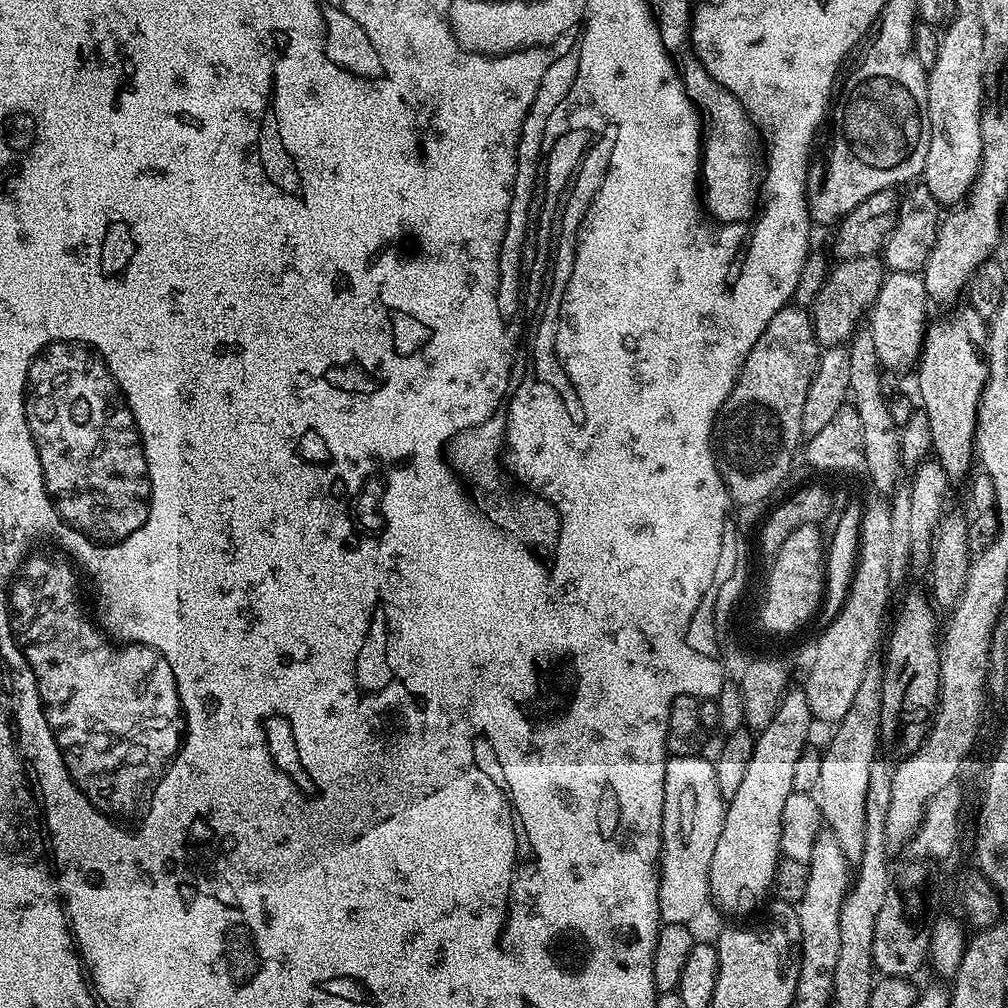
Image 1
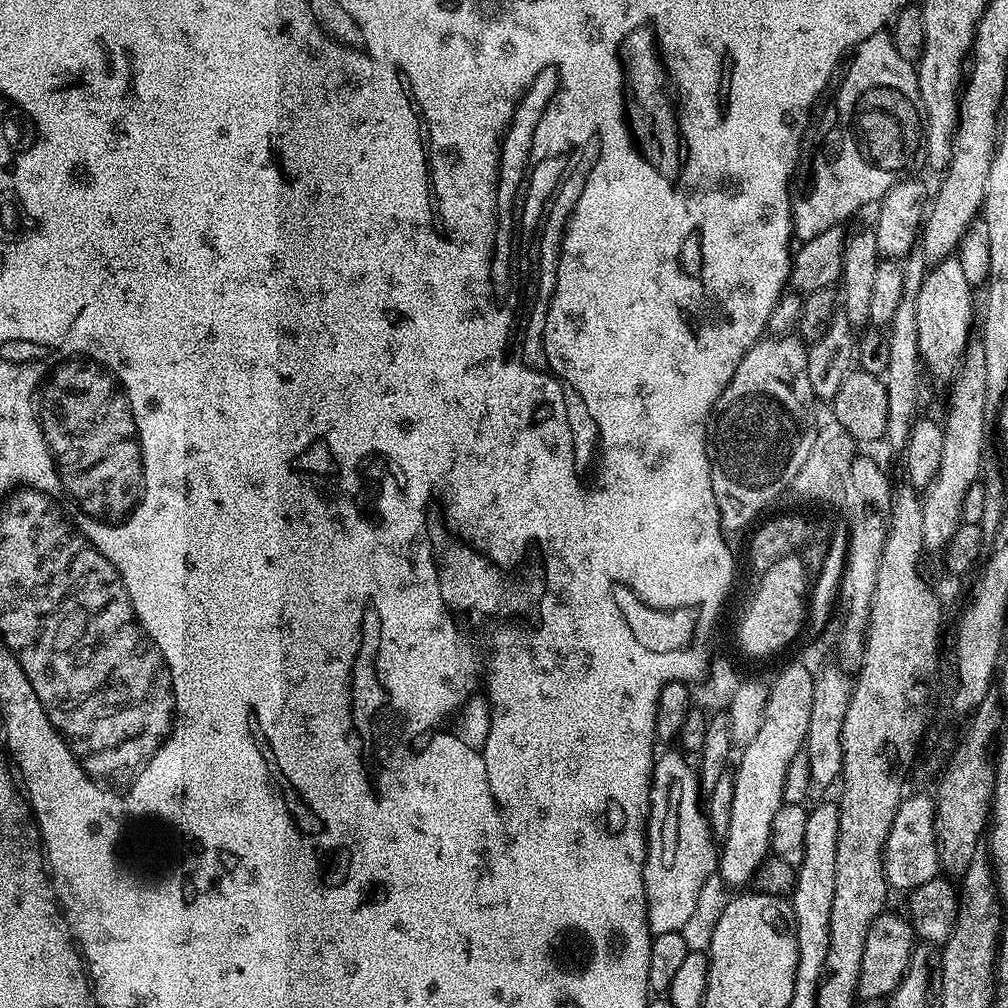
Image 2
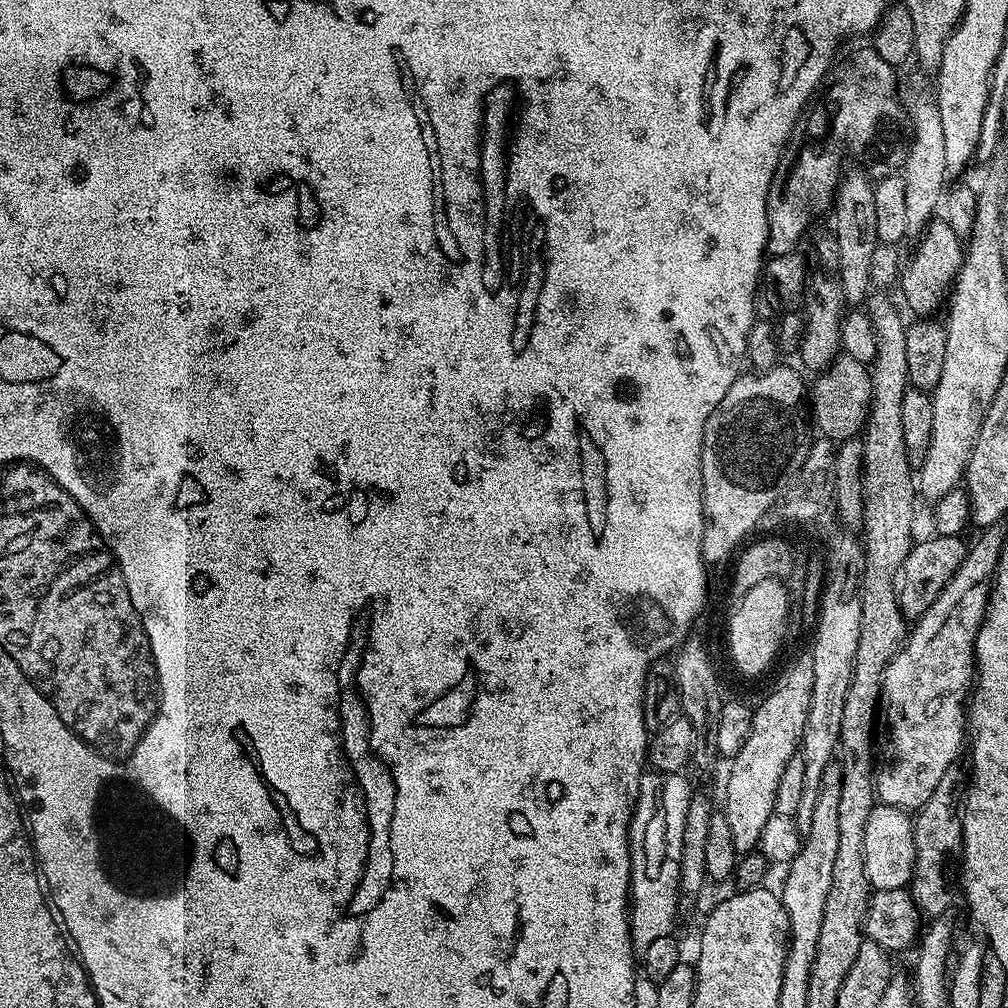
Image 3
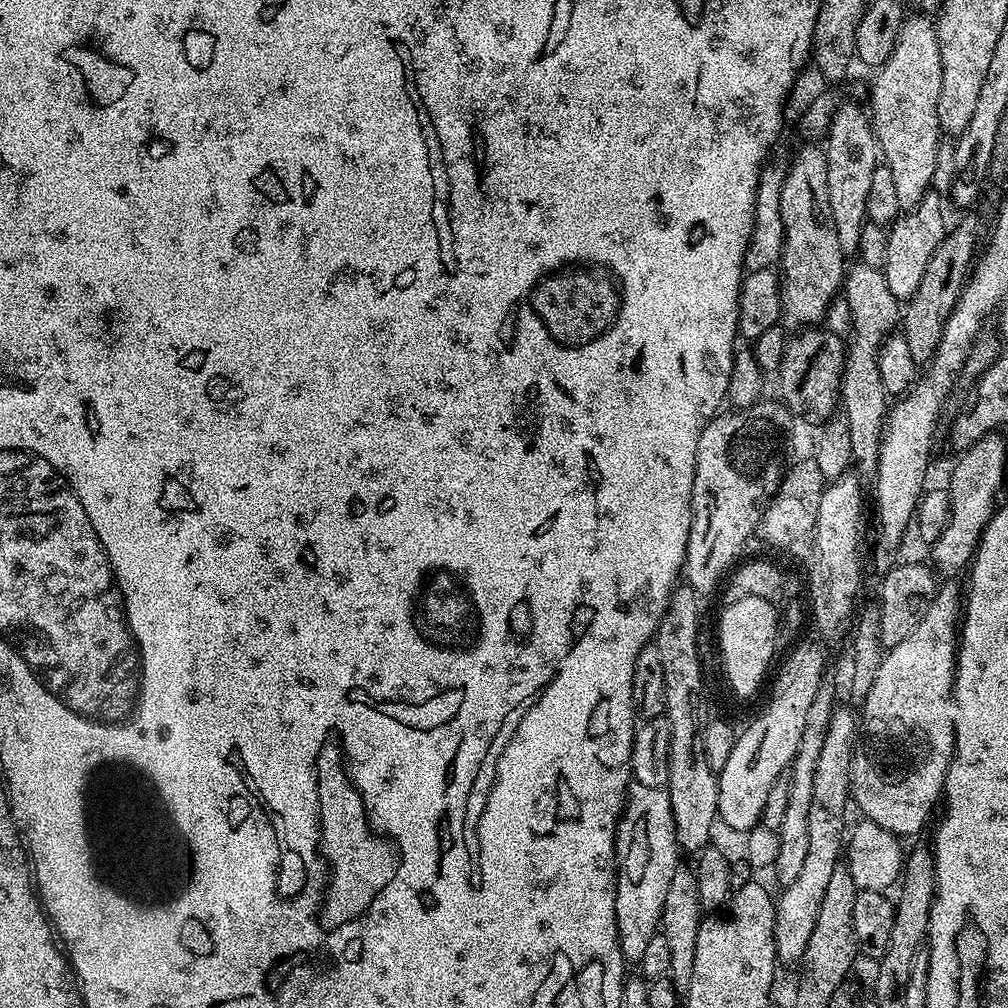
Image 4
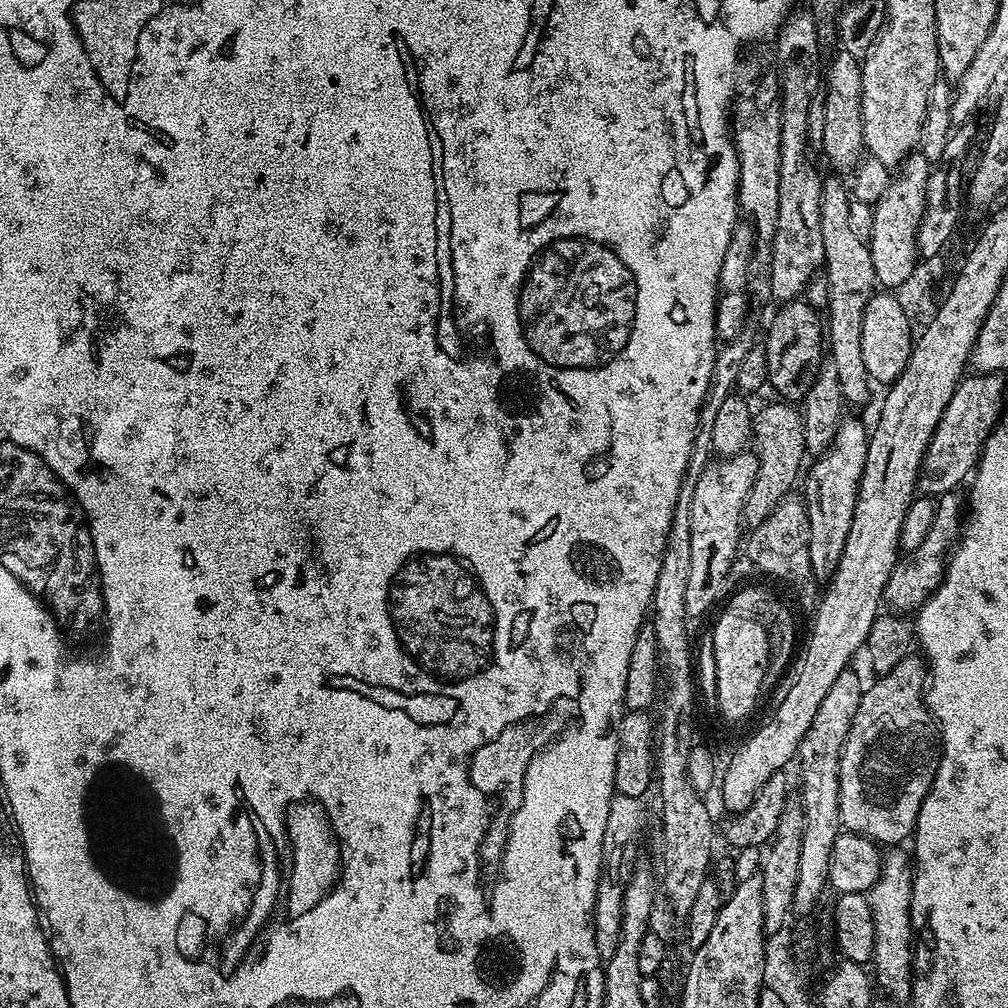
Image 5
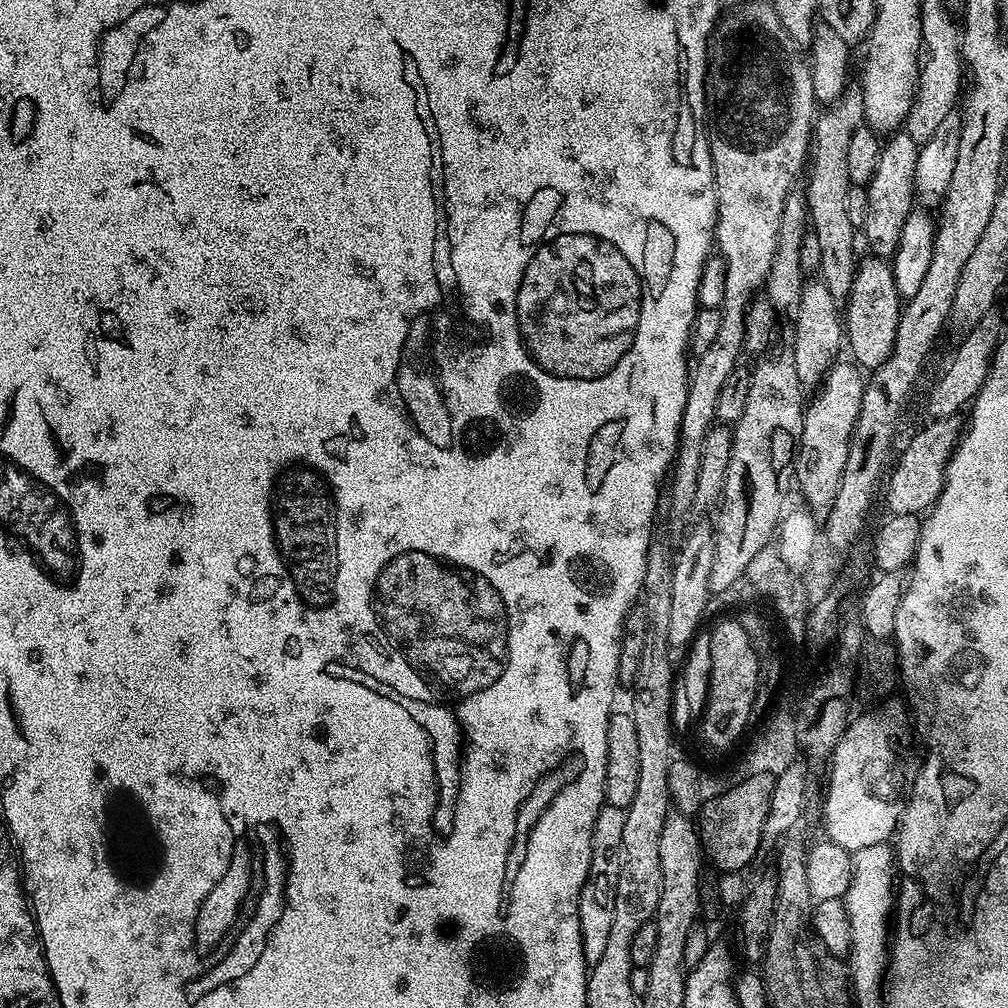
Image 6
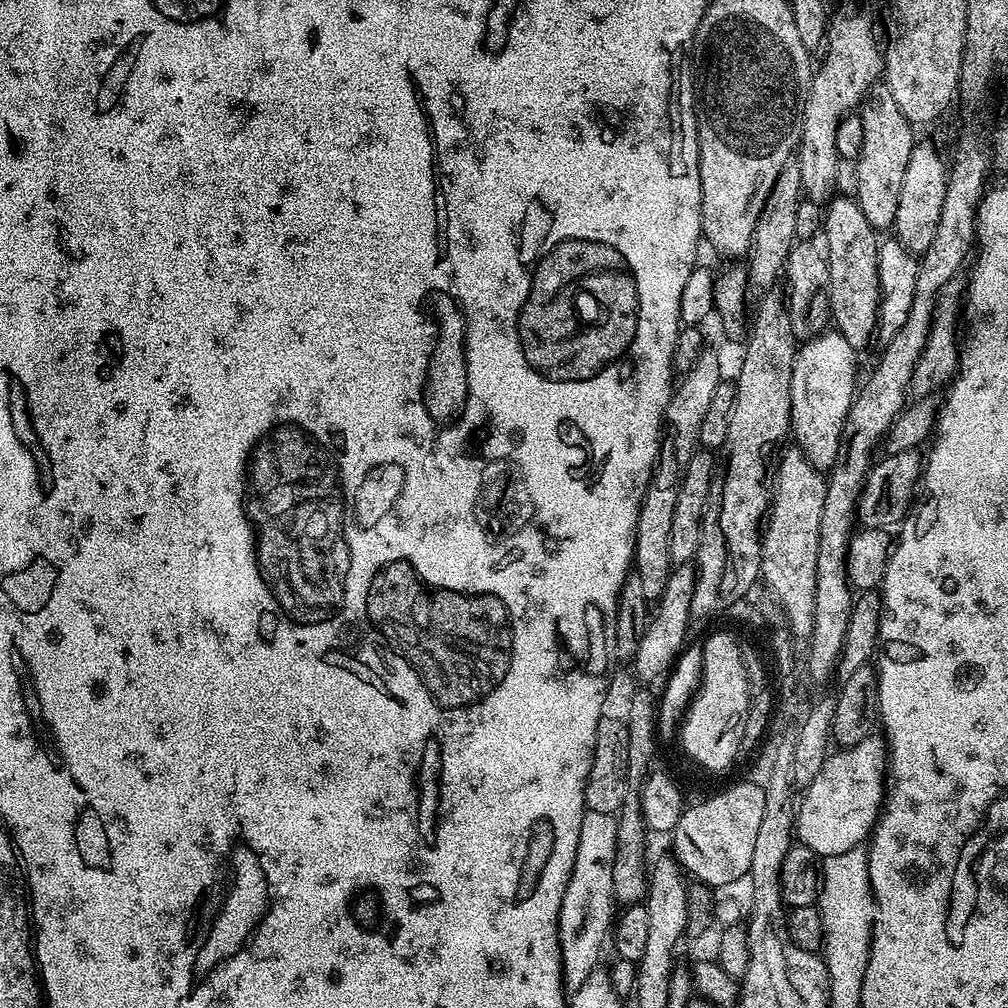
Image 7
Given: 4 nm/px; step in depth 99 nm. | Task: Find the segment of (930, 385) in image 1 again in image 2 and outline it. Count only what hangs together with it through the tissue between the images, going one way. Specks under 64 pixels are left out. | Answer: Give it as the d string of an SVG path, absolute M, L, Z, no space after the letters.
M950 255L944 260L937 260L927 269L922 288L918 293L917 320L919 359L923 367L928 367L932 376L937 376L945 382L955 377L965 355L969 349L968 339L972 336L972 292L974 285L966 282L966 274L962 271L962 262L955 255Z

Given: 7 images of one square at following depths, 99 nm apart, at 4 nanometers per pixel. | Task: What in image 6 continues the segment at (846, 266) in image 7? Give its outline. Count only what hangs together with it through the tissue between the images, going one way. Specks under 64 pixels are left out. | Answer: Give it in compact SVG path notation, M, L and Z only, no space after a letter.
M865 255L856 265L856 277L852 283L852 289L848 291L848 299L846 307L842 312L842 323L846 333L846 348L852 351L851 359L855 361L861 369L875 370L878 366L882 366L882 362L886 362L886 358L890 358L890 354L894 350L894 338L898 334L898 322L900 321L900 310L902 307L902 298L898 294L898 286L894 282L894 274L892 273L892 265L887 259Z

